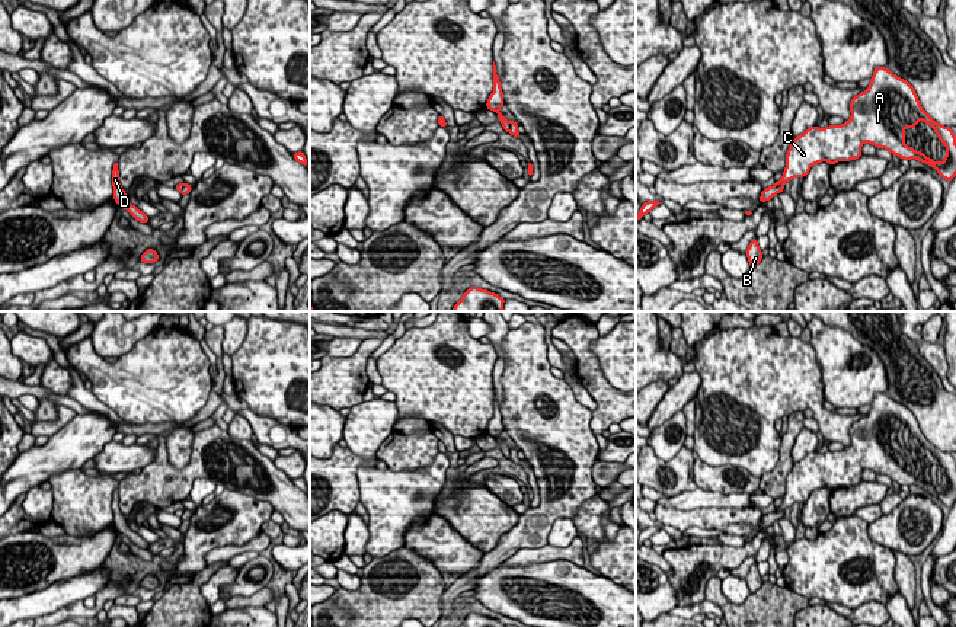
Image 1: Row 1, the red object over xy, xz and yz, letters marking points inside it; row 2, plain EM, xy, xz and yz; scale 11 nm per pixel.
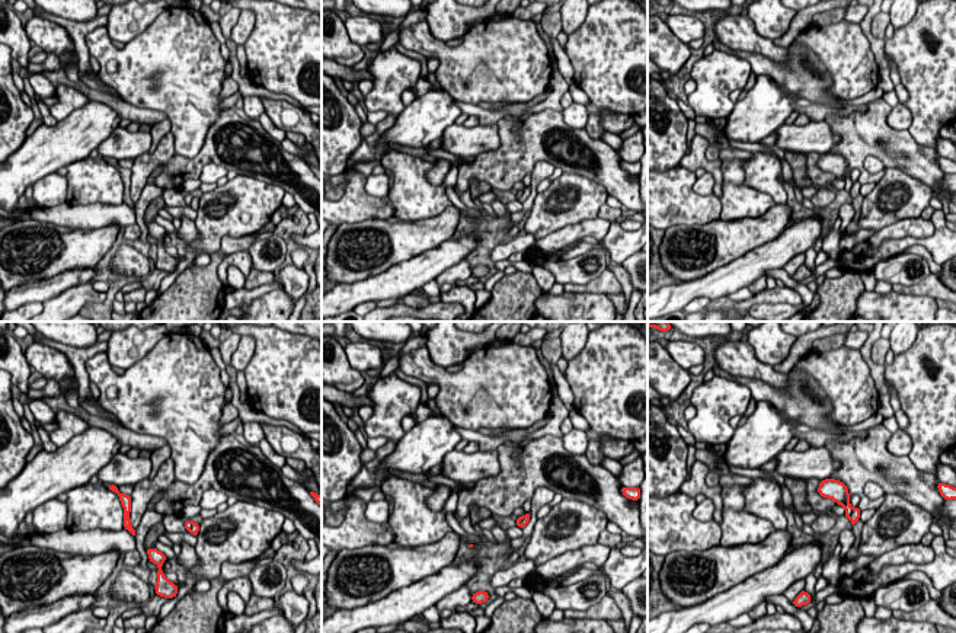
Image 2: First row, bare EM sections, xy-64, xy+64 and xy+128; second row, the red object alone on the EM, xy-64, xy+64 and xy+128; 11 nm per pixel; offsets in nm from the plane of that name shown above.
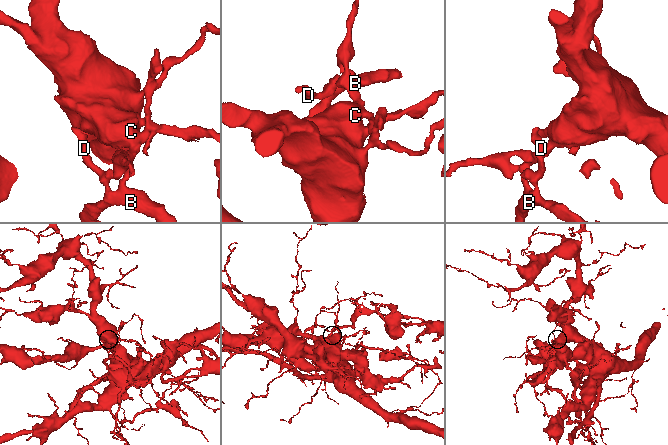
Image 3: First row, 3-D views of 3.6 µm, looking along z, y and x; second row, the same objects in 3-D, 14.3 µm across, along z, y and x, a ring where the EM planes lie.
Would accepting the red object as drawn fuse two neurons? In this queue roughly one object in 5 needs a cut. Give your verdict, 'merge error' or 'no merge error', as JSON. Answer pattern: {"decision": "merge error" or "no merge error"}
{"decision": "no merge error"}

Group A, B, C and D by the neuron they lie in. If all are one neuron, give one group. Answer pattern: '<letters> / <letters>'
A B C D

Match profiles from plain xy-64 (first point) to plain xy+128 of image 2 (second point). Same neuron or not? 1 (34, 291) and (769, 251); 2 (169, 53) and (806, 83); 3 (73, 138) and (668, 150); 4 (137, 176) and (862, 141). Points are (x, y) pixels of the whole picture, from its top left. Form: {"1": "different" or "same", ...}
{"1": "same", "2": "different", "3": "different", "4": "same"}

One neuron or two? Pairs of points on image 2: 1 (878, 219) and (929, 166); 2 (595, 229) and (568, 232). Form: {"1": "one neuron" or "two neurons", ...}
{"1": "two neurons", "2": "one neuron"}

